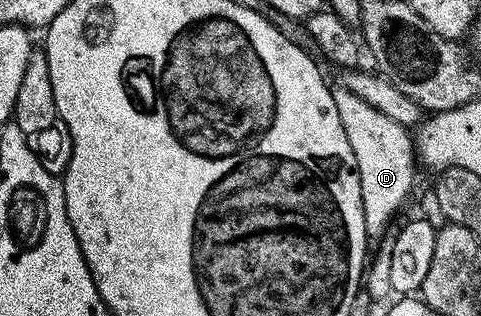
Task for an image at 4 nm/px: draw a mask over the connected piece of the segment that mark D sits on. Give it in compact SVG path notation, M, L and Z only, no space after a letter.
M342 87L332 88L333 103L337 103L337 115L341 115L341 127L345 127L345 135L349 139L349 147L353 147L353 155L359 172L361 183L361 203L365 215L365 231L368 238L379 239L391 229L391 220L399 213L399 208L407 201L411 188L415 185L415 165L417 166L417 153L413 148L411 137L404 126L393 123L389 115L381 115L377 107L369 107L365 99L357 99L353 91Z

